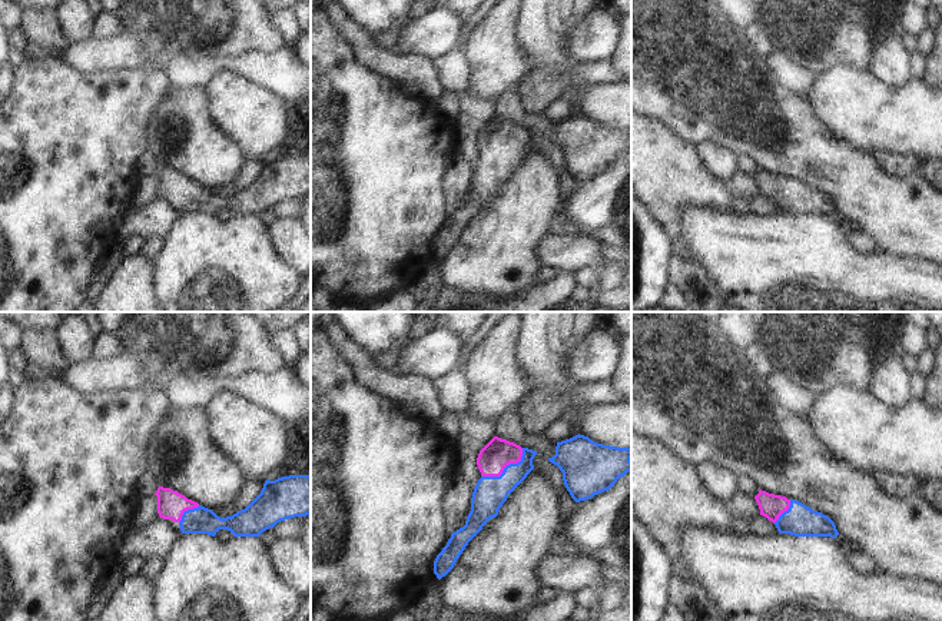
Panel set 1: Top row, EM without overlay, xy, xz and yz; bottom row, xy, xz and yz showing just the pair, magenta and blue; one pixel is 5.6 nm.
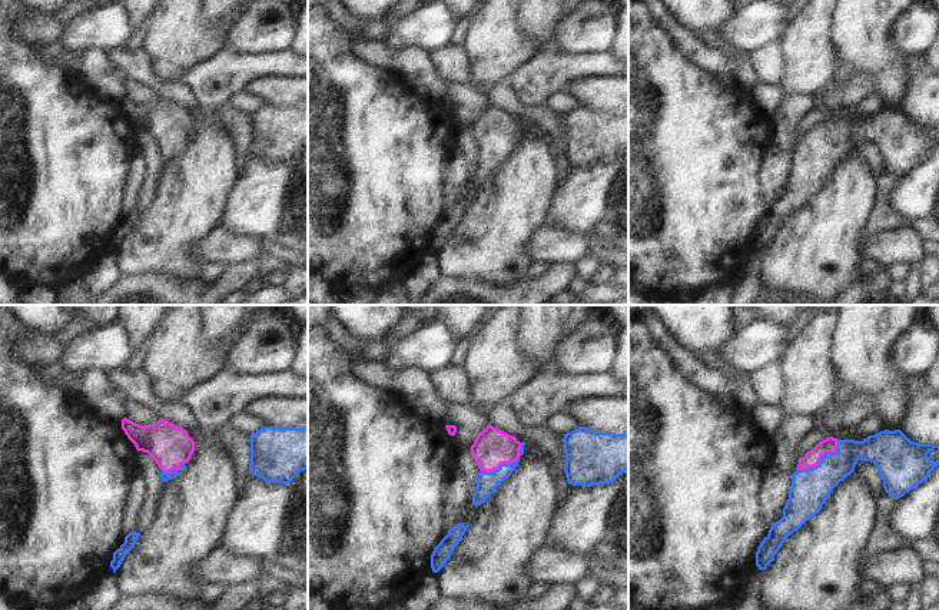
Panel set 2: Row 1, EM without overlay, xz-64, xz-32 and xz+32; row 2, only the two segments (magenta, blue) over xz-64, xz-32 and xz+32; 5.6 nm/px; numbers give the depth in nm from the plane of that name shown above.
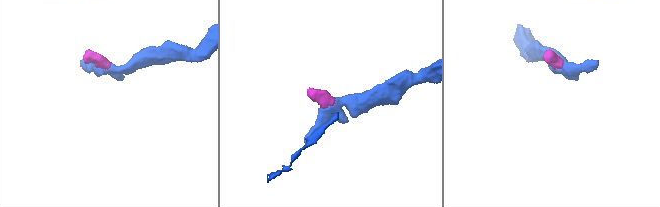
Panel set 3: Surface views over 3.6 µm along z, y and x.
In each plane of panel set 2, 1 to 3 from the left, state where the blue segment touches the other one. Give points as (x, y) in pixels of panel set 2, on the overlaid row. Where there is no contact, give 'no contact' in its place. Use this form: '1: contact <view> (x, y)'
1: contact xz-64 (172, 468)
2: contact xz-32 (498, 467)
3: contact xz+32 (820, 457)

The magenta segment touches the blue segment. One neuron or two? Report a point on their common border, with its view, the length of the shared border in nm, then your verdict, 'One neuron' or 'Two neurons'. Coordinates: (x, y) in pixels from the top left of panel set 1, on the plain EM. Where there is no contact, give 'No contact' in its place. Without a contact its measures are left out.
Touches magenta at xz (506, 145). Shared border 280 nm. One neuron

